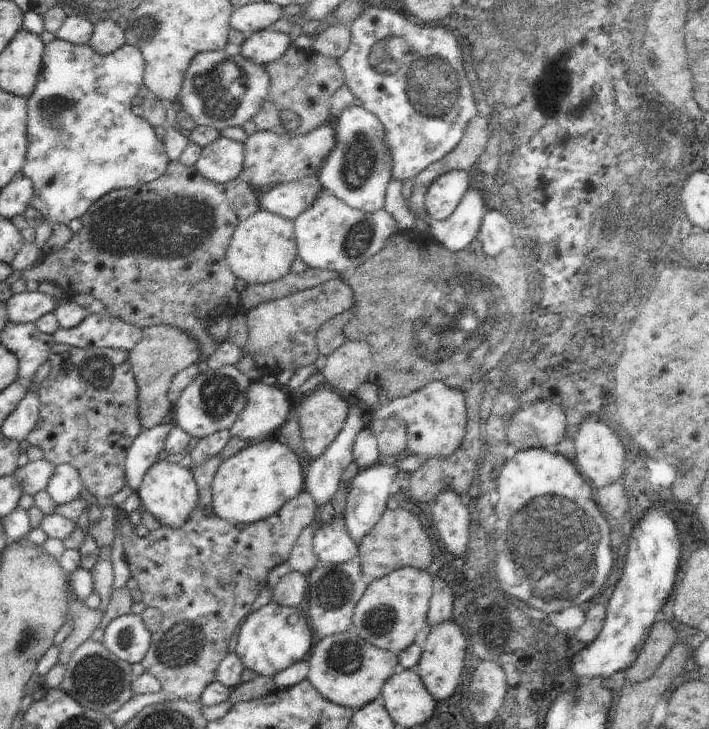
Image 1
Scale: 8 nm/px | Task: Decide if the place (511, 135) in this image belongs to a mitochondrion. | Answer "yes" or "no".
no

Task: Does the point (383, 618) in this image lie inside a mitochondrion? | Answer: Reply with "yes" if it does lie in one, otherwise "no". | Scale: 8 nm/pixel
yes

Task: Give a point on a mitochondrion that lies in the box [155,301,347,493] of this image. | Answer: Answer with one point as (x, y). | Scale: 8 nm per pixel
(218, 393)

